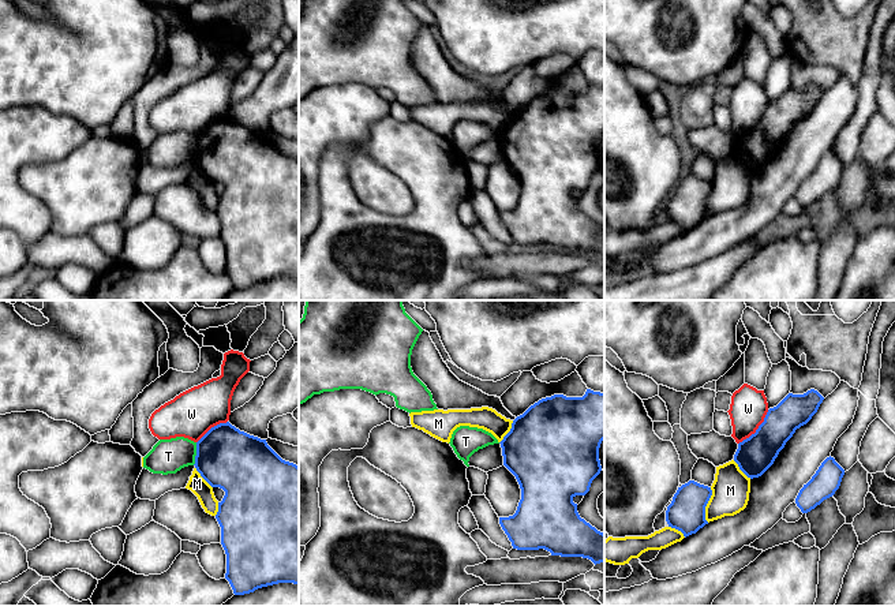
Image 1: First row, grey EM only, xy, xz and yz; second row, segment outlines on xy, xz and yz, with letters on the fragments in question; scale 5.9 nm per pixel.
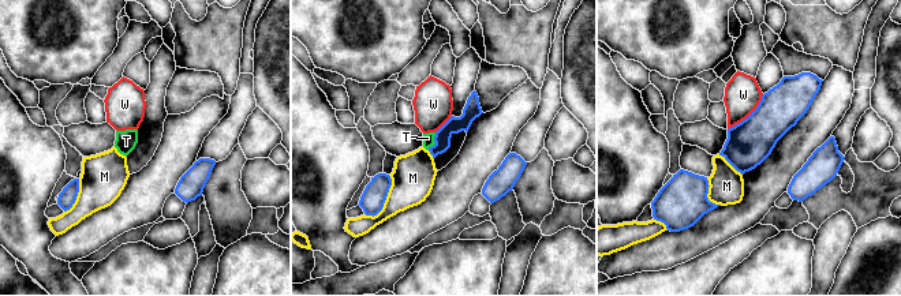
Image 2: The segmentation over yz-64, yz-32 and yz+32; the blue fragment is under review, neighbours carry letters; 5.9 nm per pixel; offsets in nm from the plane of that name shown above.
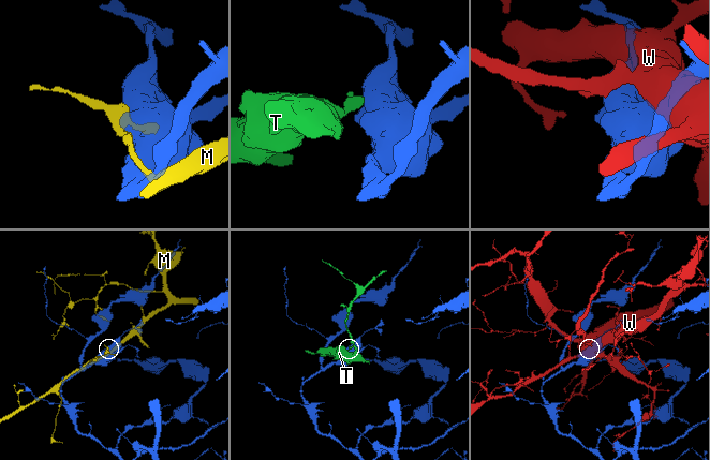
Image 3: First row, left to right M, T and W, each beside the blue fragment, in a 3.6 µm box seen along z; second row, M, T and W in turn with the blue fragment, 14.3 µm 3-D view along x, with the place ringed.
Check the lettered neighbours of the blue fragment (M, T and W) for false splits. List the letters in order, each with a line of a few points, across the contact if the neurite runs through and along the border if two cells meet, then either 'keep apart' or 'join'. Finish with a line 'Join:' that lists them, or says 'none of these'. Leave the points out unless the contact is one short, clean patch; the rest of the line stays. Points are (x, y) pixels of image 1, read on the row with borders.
M: keep apart
T: xy (197, 442), (197, 455), (193, 464) | keep apart
W: keep apart
Join: none of these

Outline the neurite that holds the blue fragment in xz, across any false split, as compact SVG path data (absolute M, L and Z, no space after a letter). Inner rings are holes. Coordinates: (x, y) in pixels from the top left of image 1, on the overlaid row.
M587 389L583 397L566 397L563 394L554 394L546 397L531 405L523 415L517 416L510 431L499 442L502 448L503 465L516 476L520 489L521 500L518 502L517 510L513 516L499 517L499 524L509 540L512 542L513 549L517 550L539 550L544 549L551 553L551 556L561 557L583 557L591 560L595 565L604 562L604 534L598 531L589 523L580 517L577 512L577 504L573 502L576 495L585 495L589 491L592 480L600 474L602 465L599 460L599 448L604 439L604 393L593 392Z

